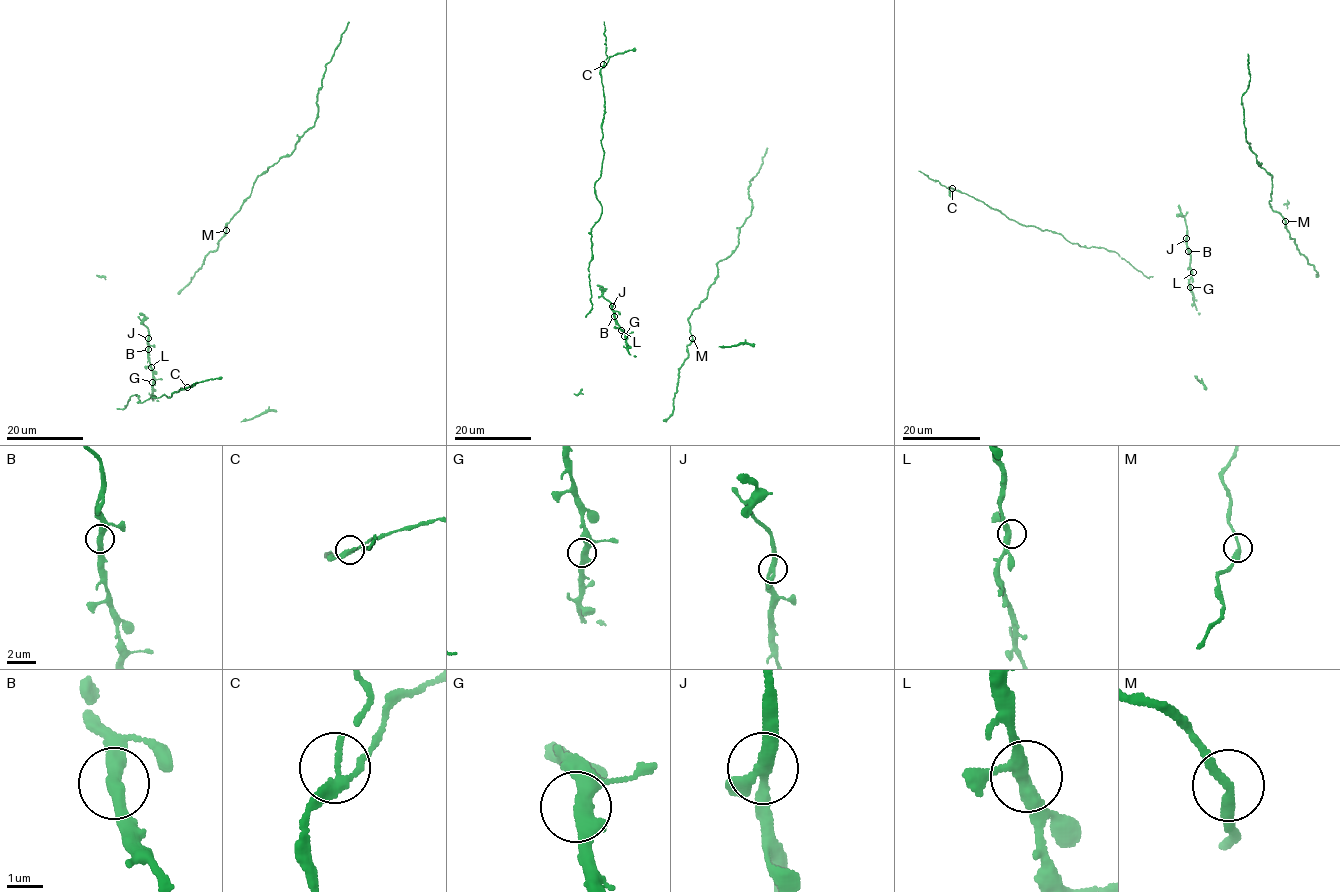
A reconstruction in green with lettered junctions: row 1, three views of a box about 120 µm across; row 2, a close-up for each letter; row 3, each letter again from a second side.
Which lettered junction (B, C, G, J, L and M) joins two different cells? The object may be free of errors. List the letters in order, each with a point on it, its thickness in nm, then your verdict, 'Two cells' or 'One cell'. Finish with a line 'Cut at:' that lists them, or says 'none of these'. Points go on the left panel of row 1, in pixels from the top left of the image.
B: Place: (148, 349). Thickness 360 nm. One cell
C: Place: (187, 387). Thickness 200 nm. One cell
G: Place: (152, 382). Thickness 320 nm. One cell
J: Place: (148, 338). Thickness 300 nm. One cell
L: Place: (151, 367). Thickness 320 nm. One cell
M: Place: (226, 230). Thickness 240 nm. One cell
Cut at: none of these

